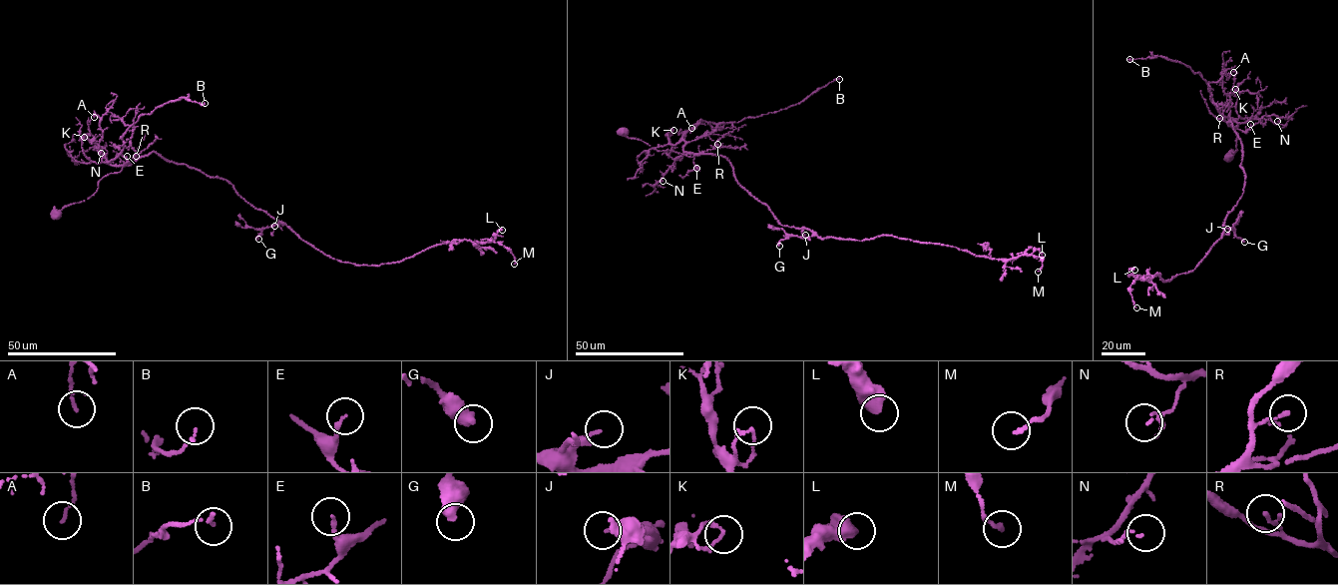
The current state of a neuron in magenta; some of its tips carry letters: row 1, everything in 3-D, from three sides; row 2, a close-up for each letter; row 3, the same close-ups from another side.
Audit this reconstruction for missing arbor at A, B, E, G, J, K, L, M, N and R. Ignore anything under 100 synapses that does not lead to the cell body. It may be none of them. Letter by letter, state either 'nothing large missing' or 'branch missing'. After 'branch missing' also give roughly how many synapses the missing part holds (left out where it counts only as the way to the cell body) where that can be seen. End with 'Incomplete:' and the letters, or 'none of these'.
A: nothing large missing
B: nothing large missing
E: nothing large missing
G: nothing large missing
J: nothing large missing
K: nothing large missing
L: nothing large missing
M: nothing large missing
N: nothing large missing
R: nothing large missing
Incomplete: none of these

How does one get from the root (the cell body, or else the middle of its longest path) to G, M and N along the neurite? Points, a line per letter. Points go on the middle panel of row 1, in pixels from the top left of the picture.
G: (622, 133), (659, 151), (726, 159), (739, 184), (780, 225), (811, 231), (779, 246)
M: (622, 133), (724, 158), (782, 226), (1035, 255), (1038, 272)
N: (622, 133), (659, 151), (668, 149), (690, 157), (696, 155), (684, 152), (677, 157), (660, 181), (663, 181)

